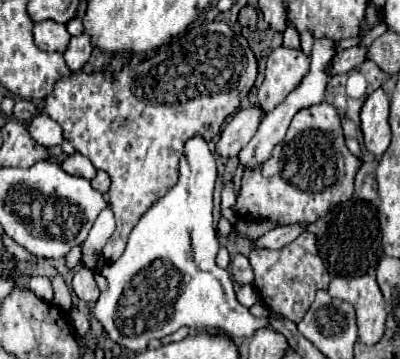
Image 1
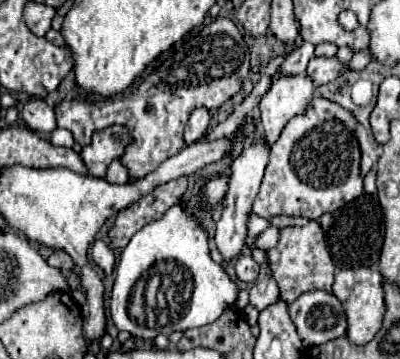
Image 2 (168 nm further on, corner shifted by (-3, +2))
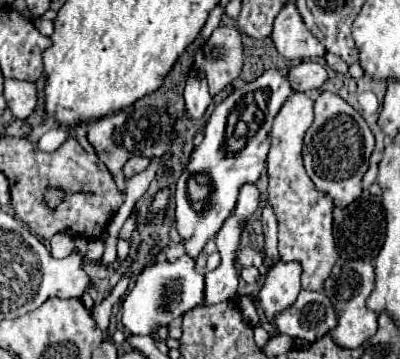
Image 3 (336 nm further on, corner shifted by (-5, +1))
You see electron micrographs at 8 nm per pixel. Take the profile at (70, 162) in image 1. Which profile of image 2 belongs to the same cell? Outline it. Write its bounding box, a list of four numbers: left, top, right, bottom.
[81,126,129,178]

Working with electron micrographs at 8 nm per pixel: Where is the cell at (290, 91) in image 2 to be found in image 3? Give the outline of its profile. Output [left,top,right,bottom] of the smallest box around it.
[267,93,337,291]

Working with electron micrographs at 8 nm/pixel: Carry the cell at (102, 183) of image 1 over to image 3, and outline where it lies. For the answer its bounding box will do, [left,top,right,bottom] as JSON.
[123,157,151,179]

